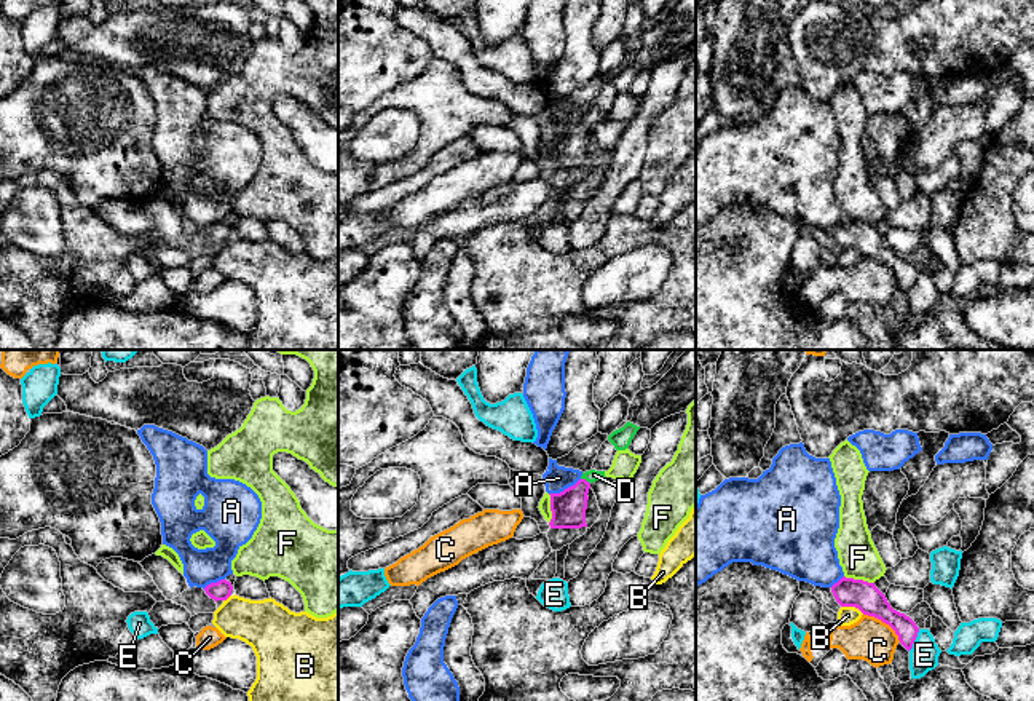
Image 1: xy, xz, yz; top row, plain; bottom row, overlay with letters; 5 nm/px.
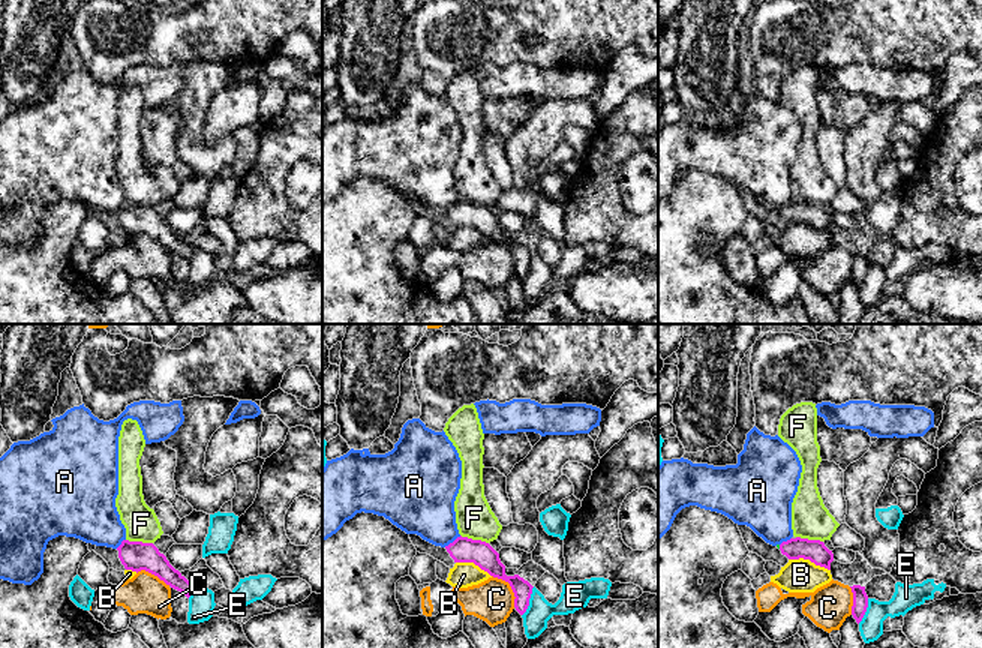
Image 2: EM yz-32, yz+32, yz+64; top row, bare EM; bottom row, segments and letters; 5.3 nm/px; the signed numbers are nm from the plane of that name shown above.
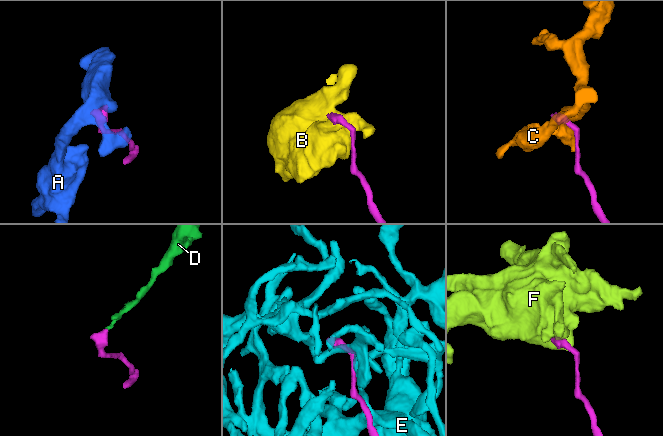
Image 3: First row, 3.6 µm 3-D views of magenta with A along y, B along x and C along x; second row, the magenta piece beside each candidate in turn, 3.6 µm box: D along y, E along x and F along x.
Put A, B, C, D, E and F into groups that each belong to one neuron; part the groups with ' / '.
A / B / C / D / E / F

